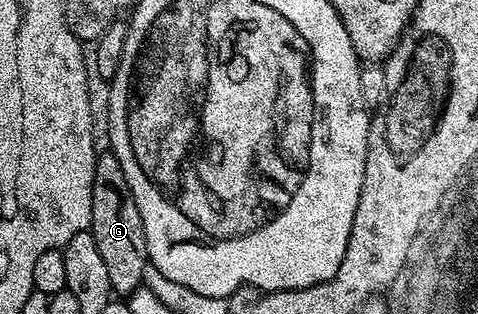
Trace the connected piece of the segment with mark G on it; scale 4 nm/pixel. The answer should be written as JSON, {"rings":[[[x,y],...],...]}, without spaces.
{"rings":[[[111,150],[102,151],[95,162],[89,228],[95,238],[95,246],[99,246],[99,254],[107,265],[107,275],[111,278],[114,293],[121,298],[130,297],[145,283],[145,270],[150,267],[149,251],[143,234],[143,218],[139,218],[139,206],[135,206],[123,166]]]}

